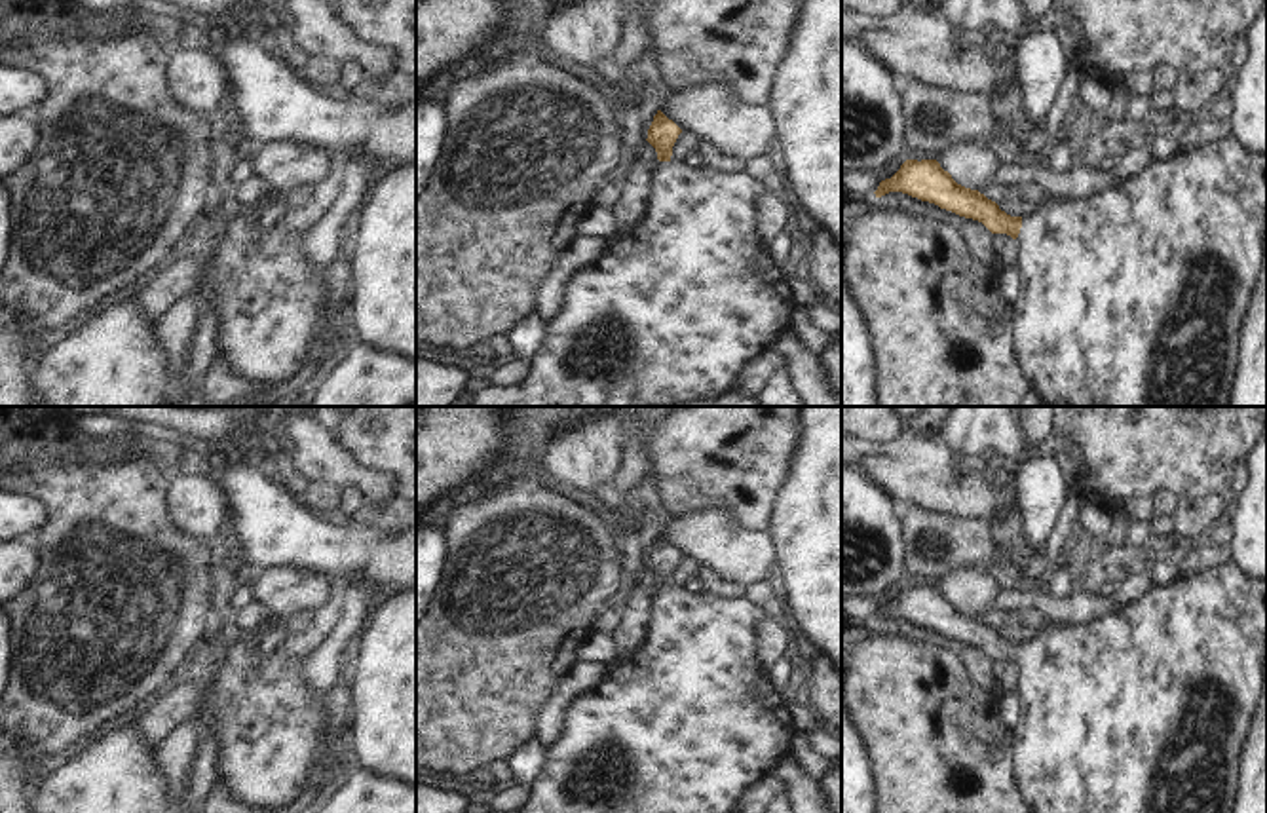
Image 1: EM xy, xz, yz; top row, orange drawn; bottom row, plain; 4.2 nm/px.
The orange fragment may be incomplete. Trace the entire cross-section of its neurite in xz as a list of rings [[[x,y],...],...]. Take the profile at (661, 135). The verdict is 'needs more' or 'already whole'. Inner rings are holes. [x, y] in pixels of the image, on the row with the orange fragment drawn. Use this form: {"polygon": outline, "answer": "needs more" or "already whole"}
{"polygon": [[[661,110],[648,129],[657,152],[650,165],[648,196],[633,228],[608,241],[604,256],[574,274],[564,306],[549,321],[549,336],[517,386],[488,386],[469,406],[665,406],[680,401],[718,401],[733,391],[743,365],[773,348],[790,331],[794,310],[788,279],[769,258],[756,228],[762,180],[745,171],[720,171],[672,161],[682,129]]], "answer": "needs more"}

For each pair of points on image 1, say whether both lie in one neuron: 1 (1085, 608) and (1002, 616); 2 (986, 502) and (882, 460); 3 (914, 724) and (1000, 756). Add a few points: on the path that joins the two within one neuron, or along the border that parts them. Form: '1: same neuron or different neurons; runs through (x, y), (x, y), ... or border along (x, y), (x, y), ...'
1: different neurons; border along (996, 606), (1036, 606), (1043, 614)
2: same neuron; runs through (960, 487), (908, 466)
3: same neuron; runs through (935, 737), (954, 756), (979, 756)

